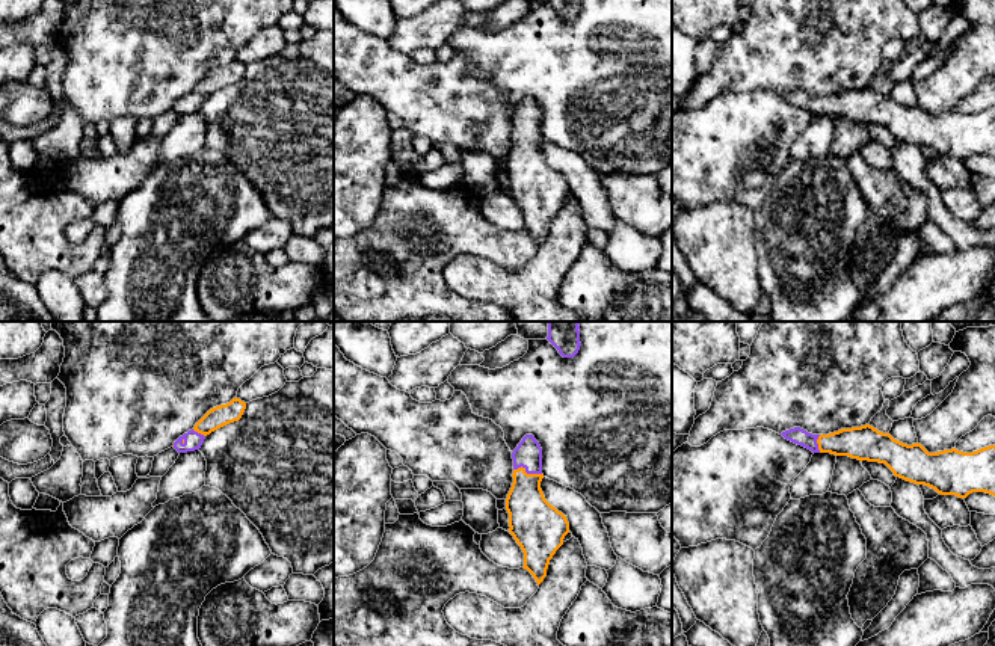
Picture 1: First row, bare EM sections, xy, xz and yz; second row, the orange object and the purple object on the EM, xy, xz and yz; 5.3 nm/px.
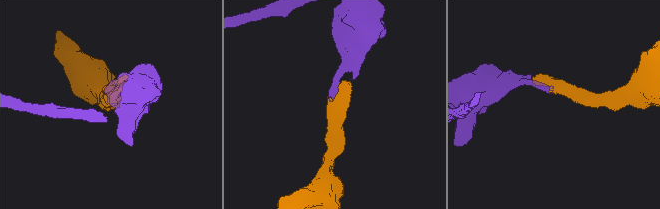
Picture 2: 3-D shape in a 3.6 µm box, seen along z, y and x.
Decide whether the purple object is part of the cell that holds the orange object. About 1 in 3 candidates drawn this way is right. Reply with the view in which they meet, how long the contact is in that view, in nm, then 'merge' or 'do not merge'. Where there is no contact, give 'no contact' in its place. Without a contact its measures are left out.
contact in xz; length 160 nm; merge

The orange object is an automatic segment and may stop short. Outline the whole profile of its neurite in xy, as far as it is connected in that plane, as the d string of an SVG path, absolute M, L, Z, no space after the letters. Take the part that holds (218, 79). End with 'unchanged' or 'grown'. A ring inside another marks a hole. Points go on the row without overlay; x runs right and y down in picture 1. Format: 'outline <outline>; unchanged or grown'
outline M233 60L226 66L216 68L210 71L196 86L192 92L180 98L174 104L174 110L178 115L187 115L187 113L195 113L199 112L205 98L210 97L211 94L239 83L246 71L246 65L242 63L240 60Z; grown

